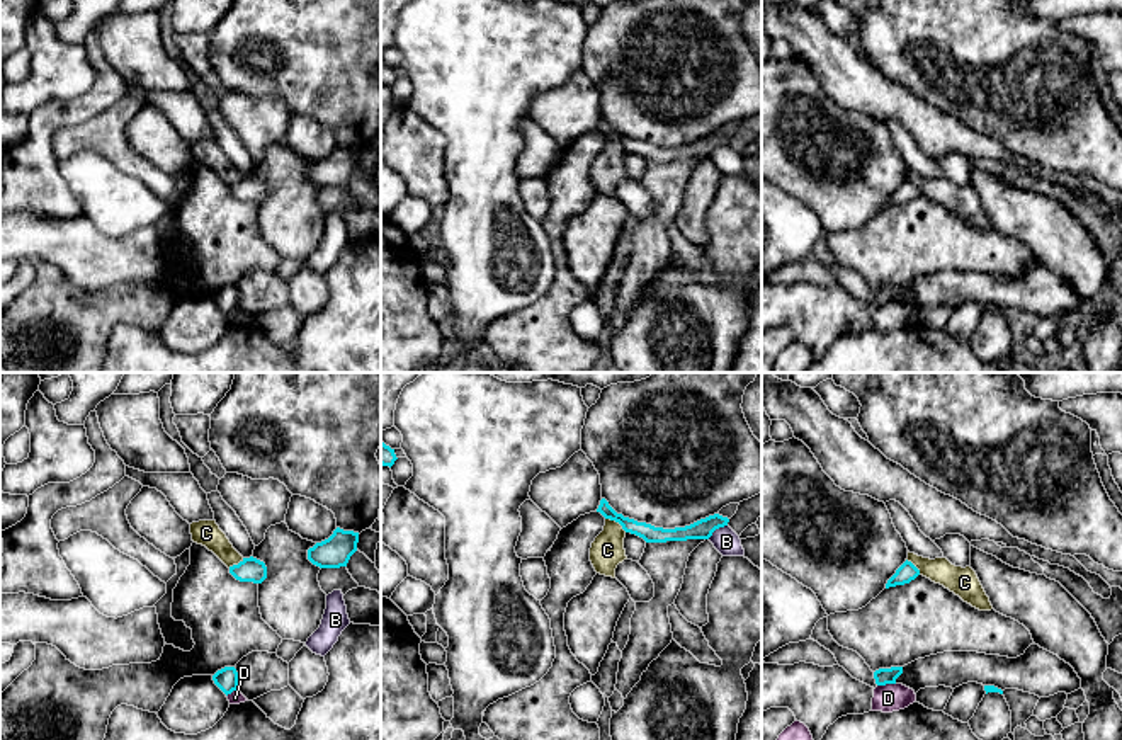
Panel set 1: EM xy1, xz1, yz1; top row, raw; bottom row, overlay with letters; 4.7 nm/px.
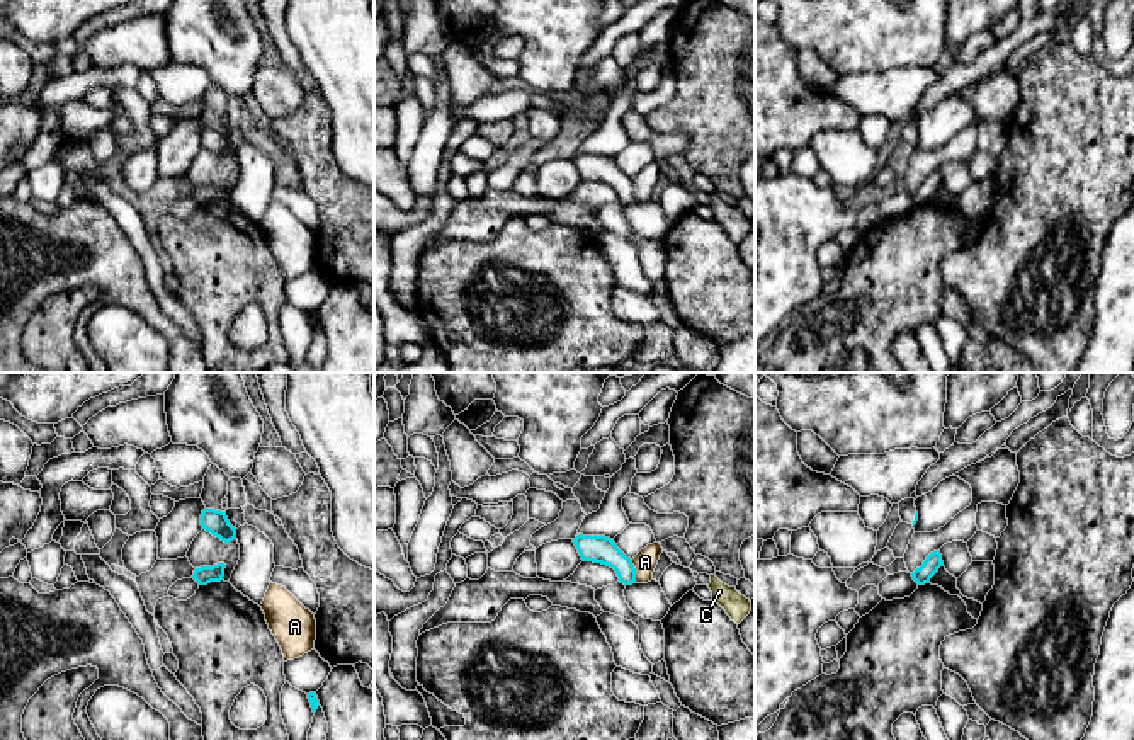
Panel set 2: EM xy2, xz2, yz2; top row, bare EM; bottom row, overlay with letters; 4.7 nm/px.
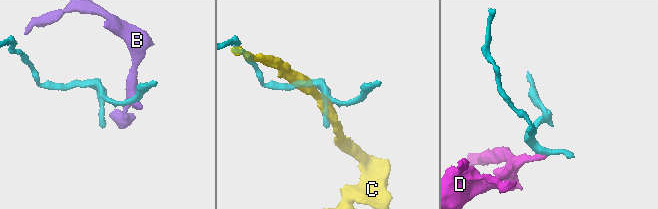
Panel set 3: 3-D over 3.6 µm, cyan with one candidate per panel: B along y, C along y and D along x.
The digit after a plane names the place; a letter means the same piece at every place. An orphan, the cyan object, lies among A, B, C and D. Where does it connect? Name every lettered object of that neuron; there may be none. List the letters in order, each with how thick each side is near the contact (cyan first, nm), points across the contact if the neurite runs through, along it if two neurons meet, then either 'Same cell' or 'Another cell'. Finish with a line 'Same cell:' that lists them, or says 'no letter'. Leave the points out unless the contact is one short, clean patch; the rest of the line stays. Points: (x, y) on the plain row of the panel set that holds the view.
A: Thickness 130 nm (cyan) against 110 nm. Another cell
B: Thickness 100 nm (cyan) against 120 nm. Boundary: xz1 (726, 143), (719, 145), (708, 157). Another cell
C: Thickness 80 nm (cyan) against 160 nm. Boundary: xz1 (606, 136), (626, 150). Another cell
D: Thickness 80 nm (cyan) against 130 nm. Boundary: yz1 (895, 301), (878, 305). Another cell
Same cell: no letter

